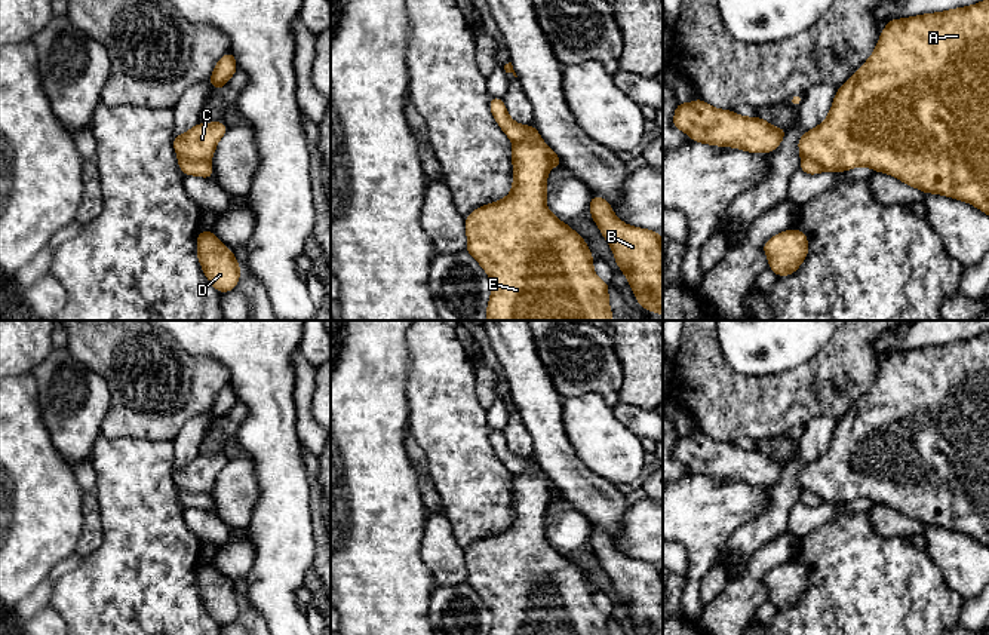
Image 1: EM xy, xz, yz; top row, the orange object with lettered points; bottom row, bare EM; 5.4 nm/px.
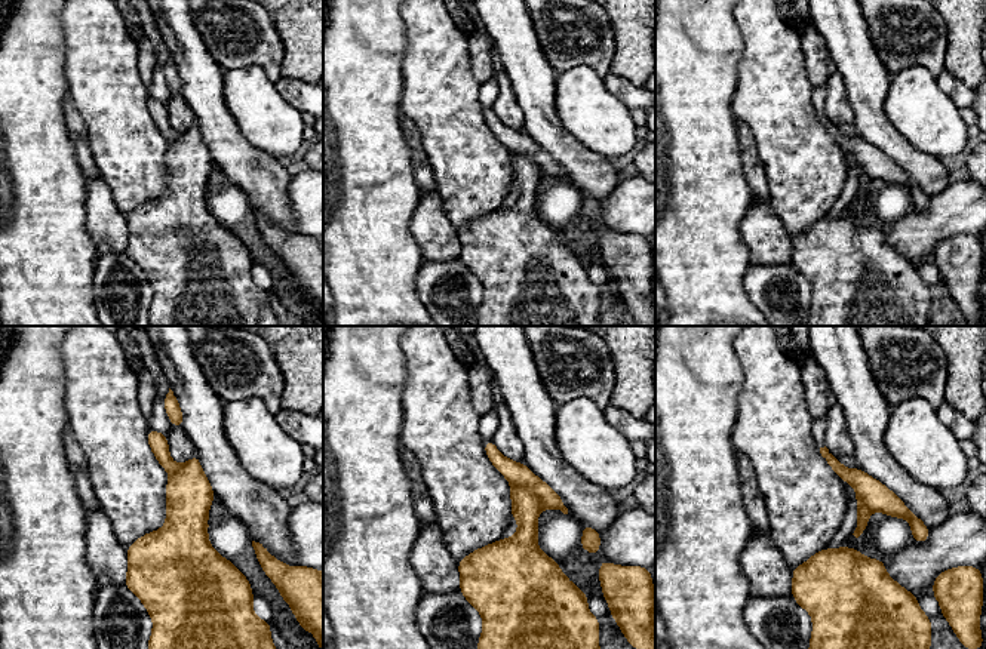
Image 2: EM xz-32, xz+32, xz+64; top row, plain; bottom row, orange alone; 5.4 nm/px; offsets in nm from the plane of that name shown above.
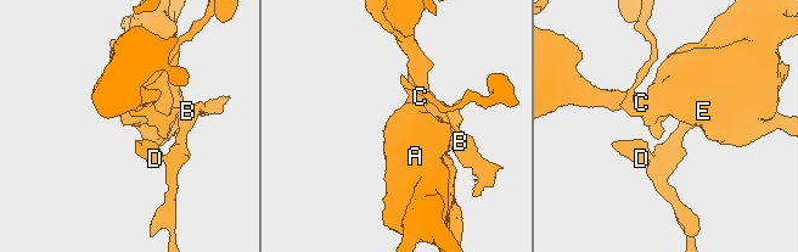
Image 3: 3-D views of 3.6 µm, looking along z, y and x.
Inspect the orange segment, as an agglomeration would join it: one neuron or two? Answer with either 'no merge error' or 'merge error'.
merge error

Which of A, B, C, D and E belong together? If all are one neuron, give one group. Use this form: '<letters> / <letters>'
A C E / B D

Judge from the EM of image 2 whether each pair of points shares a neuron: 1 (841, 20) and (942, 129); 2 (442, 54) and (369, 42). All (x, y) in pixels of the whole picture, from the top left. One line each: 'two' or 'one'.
1: two
2: two

